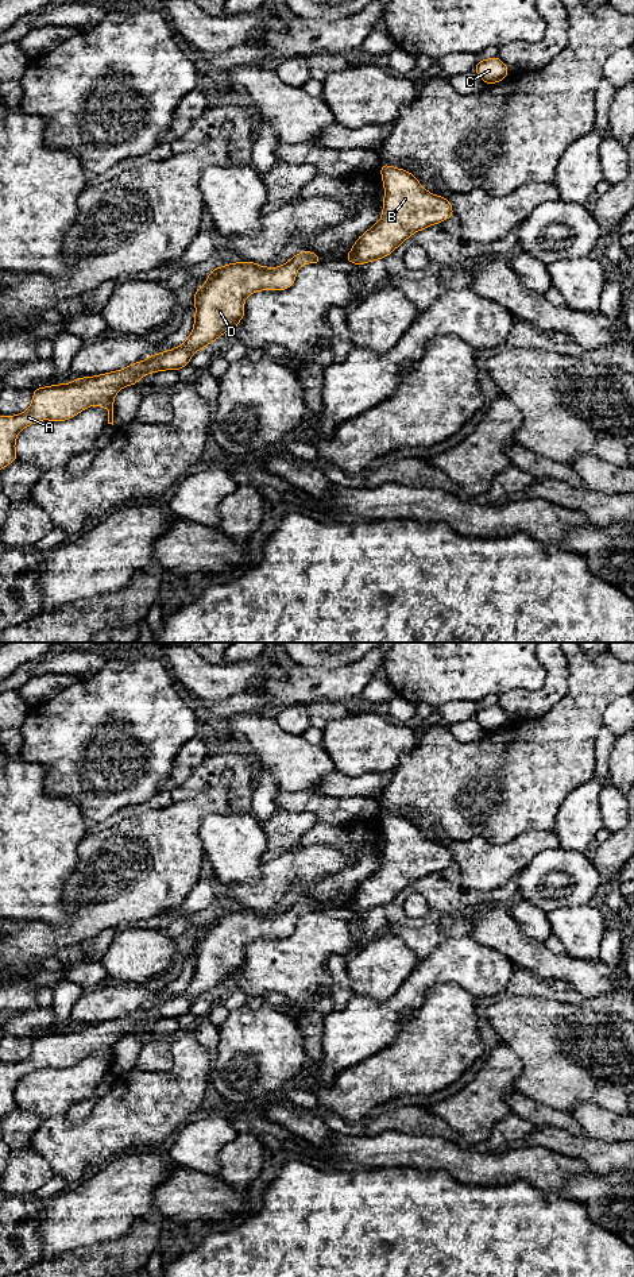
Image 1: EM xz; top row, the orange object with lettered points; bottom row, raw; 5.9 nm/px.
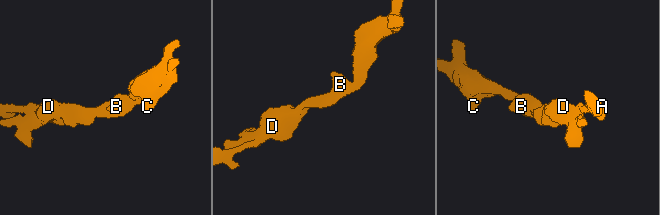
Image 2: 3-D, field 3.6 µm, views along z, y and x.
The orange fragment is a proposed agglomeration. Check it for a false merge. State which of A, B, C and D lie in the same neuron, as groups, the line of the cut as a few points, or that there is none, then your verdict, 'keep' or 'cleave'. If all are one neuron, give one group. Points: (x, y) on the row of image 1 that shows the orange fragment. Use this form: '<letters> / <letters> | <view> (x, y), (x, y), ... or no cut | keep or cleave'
A B C D | no cut | keep

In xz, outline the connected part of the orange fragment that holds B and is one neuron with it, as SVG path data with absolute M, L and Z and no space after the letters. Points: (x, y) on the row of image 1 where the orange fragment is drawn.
M382 165L380 173L384 184L382 219L359 236L345 259L359 266L390 255L410 235L453 215L446 198L425 190L409 171Z

